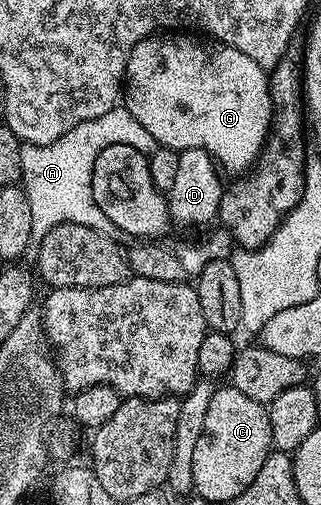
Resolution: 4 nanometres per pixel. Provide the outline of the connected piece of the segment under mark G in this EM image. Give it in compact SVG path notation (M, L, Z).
M155 32L134 45L126 65L124 108L152 132L159 146L179 152L206 150L223 171L231 170L234 176L249 171L257 162L275 112L267 70L236 48L190 32Z

